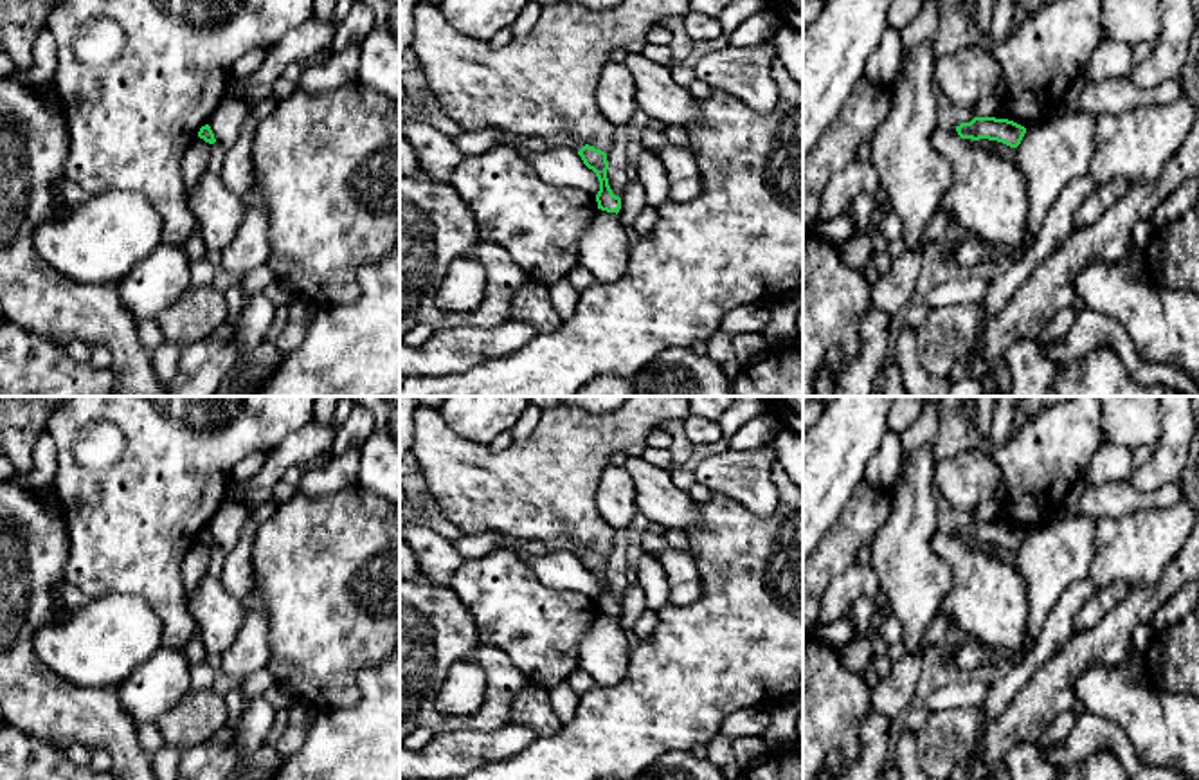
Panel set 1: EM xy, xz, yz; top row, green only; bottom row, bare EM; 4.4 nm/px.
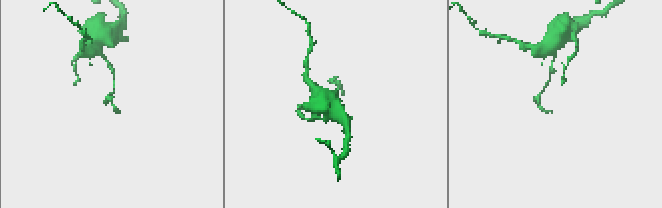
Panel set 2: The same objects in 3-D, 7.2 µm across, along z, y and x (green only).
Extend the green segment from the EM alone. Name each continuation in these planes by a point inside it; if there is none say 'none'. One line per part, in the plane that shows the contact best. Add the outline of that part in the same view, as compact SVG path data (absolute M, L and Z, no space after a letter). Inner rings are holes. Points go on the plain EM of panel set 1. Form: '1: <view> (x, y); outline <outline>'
none

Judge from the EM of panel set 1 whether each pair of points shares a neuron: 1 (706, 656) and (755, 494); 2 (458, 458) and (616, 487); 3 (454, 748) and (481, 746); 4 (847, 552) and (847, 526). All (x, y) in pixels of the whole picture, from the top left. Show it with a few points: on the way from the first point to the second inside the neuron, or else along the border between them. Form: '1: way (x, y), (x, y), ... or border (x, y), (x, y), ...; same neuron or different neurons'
1: border (713, 490), (758, 516), (778, 505); different neurons
2: border (609, 463), (594, 494), (596, 512), (605, 525); different neurons
3: way (461, 748), (474, 748); same neuron
4: way (847, 546), (847, 532); same neuron

